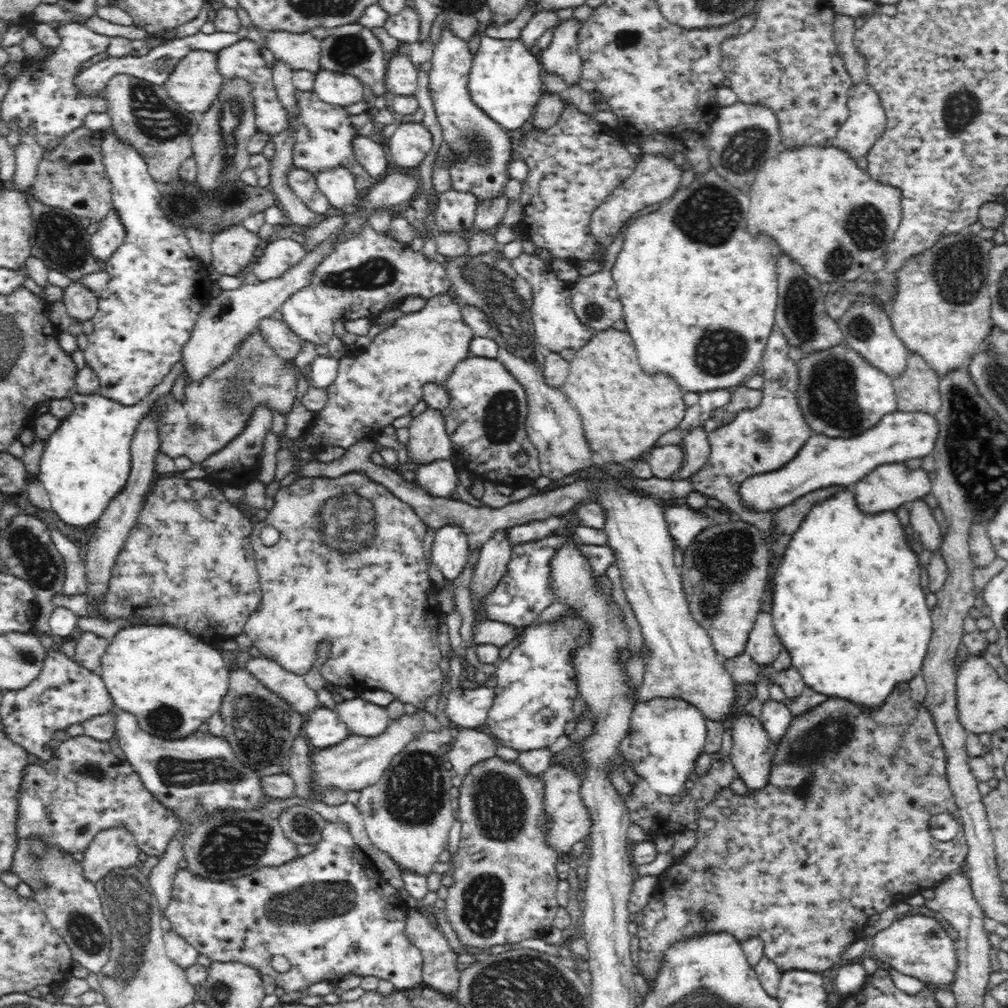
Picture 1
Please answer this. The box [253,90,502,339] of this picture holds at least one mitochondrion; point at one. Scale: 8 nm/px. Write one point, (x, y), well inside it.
(378, 273)

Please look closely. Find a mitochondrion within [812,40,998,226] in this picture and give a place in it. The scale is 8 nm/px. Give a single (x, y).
(962, 106)

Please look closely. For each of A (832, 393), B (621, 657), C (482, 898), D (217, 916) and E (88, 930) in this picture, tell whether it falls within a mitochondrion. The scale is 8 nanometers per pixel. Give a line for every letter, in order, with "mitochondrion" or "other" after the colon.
A: mitochondrion
B: other
C: mitochondrion
D: other
E: mitochondrion

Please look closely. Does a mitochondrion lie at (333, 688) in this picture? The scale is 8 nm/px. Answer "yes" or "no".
no

